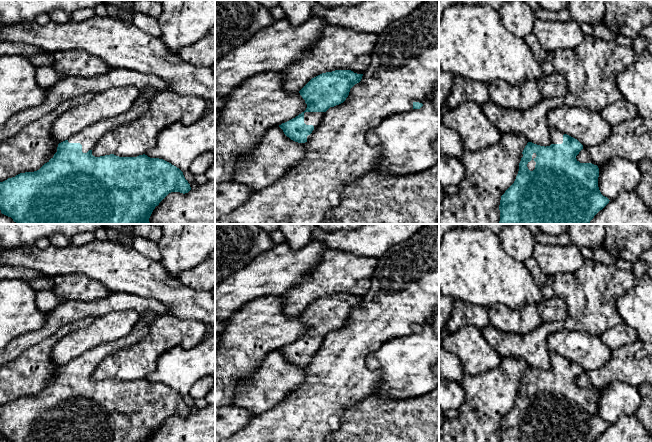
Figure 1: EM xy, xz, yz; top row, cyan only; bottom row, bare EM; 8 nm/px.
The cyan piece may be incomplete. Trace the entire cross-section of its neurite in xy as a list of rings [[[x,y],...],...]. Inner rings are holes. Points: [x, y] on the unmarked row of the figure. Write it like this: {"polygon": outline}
{"polygon": [[[143,314],[126,337],[101,344],[58,368],[57,376],[39,394],[25,396],[0,406],[0,434],[11,442],[150,442],[153,434],[171,416],[188,417],[190,408],[183,396],[171,387],[150,382],[147,379],[137,381],[119,381],[114,378],[95,381],[92,373],[107,356],[114,351],[131,346],[148,334],[149,324],[156,317]]]}

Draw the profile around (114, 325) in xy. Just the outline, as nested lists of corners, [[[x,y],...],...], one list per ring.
[[[133,310],[112,311],[98,316],[84,328],[69,332],[54,346],[51,359],[59,367],[101,344],[130,334],[140,315]]]

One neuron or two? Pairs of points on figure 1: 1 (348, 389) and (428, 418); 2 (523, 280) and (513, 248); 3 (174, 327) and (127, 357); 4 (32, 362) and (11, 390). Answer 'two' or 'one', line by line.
1: two
2: two
3: one
4: one

